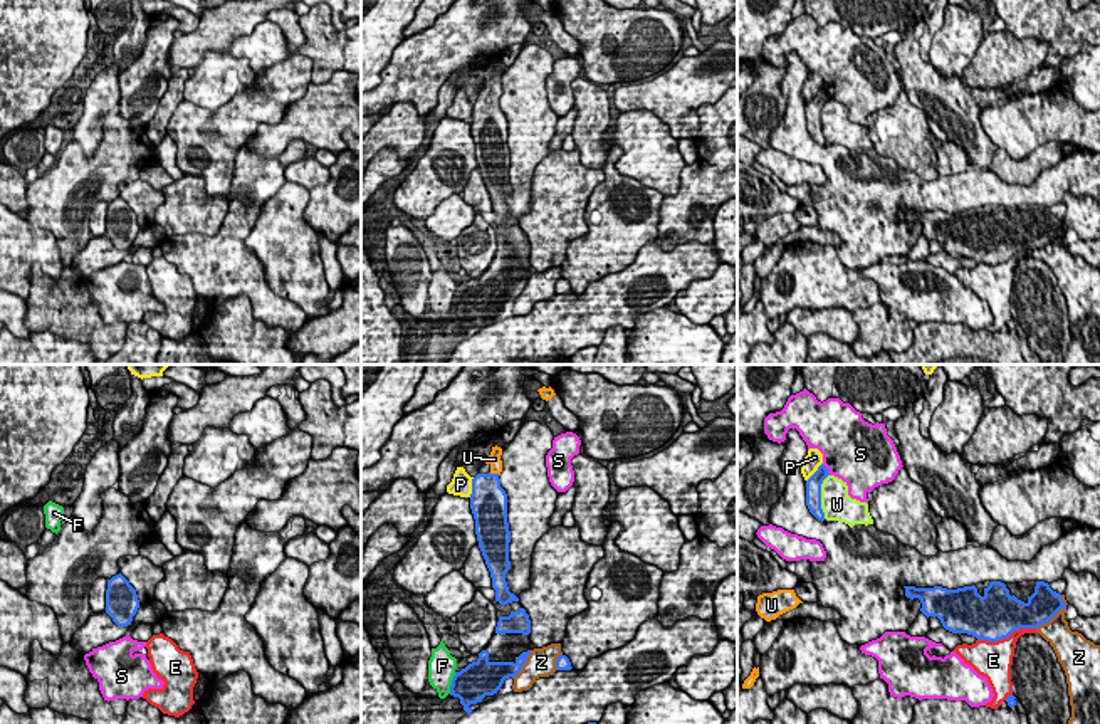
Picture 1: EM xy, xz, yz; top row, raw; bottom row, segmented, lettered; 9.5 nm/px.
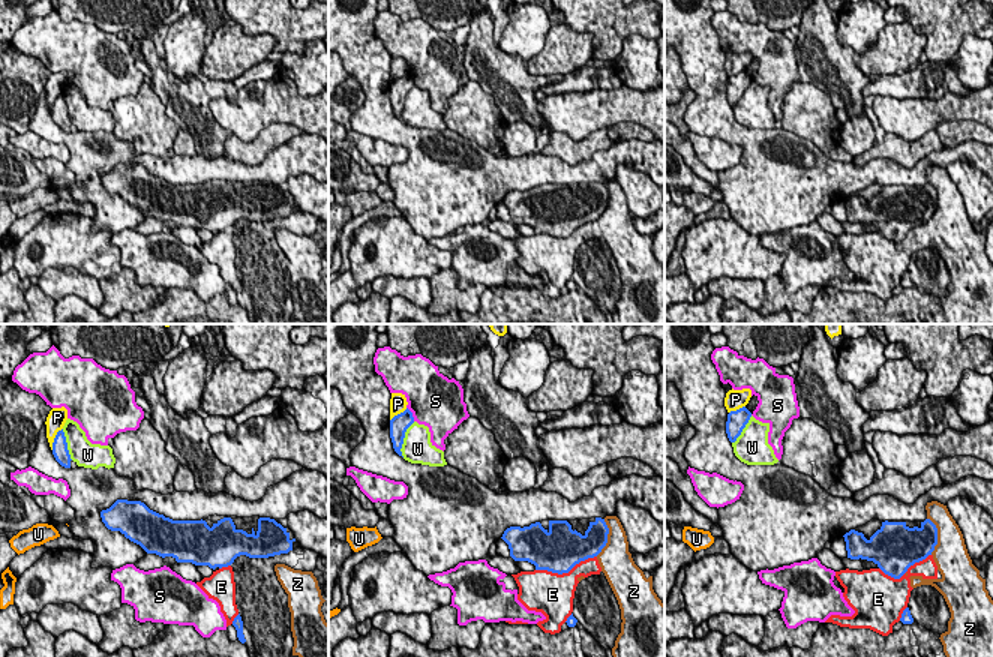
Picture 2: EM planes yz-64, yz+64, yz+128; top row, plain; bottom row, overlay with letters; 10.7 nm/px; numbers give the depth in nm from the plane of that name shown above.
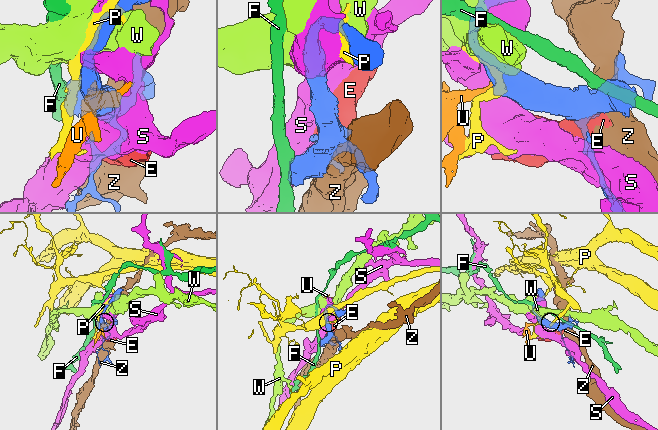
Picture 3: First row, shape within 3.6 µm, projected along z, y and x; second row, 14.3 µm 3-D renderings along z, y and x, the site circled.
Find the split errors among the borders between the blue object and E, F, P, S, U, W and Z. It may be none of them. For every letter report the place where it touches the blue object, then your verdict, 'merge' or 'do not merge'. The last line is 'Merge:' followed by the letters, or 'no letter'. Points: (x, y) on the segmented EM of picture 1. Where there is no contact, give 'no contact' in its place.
E: yz (1006, 637) | do not merge
F: xz (452, 682) | do not merge
P: xz (472, 487) | do not merge
S: yz (827, 469) | do not merge
U: xz (494, 474) | merge
W: yz (820, 496) | do not merge
Z: yz (1055, 613) | do not merge
Merge: U

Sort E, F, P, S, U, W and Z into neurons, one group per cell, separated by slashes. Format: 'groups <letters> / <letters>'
groups E Z / F / P / S / U / W

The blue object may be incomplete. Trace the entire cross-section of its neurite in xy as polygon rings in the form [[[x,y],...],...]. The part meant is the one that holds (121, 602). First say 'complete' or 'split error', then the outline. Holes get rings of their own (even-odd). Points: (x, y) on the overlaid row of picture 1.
complete | [[[119,573],[107,580],[106,613],[118,627],[128,627],[139,608],[136,590]]]

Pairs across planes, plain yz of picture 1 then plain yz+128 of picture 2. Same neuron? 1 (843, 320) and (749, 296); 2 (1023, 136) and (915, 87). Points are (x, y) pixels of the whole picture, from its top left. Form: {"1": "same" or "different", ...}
{"1": "same", "2": "different"}

